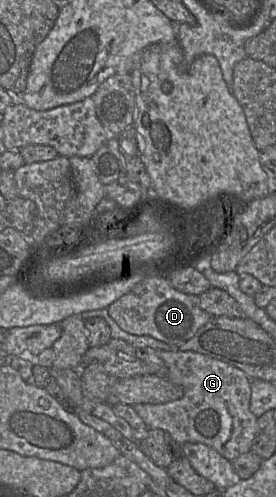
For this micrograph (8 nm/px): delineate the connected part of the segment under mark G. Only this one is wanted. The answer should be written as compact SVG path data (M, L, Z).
M157 351L167 367L166 378L171 383L181 386L184 394L182 398L166 403L133 405L133 409L148 428L168 432L181 446L187 442L205 444L231 462L241 454L249 452L252 441L259 432L258 417L250 411L250 378L241 369L198 352Z

